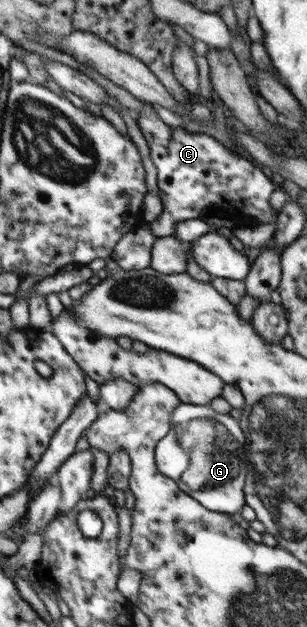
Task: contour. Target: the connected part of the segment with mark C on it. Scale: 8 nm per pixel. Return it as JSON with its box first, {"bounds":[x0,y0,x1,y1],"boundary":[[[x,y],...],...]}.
{"bounds":[136,107,278,237],"boundary":[[[151,107],[145,108],[141,114],[136,115],[136,122],[138,122],[138,126],[147,141],[149,146],[149,152],[151,160],[154,162],[155,166],[157,167],[157,180],[158,180],[158,188],[160,192],[160,197],[163,203],[163,211],[162,213],[153,221],[149,222],[149,226],[151,227],[152,233],[156,237],[163,237],[163,236],[171,236],[176,233],[176,226],[183,222],[184,220],[193,220],[199,219],[202,216],[202,212],[204,210],[211,210],[212,212],[218,212],[218,216],[223,218],[228,218],[229,220],[233,220],[232,227],[243,227],[243,226],[252,226],[256,224],[269,224],[270,222],[274,222],[278,217],[278,212],[271,206],[270,198],[272,192],[275,190],[273,186],[272,180],[267,177],[261,169],[255,167],[251,161],[246,158],[241,157],[239,154],[235,154],[233,151],[230,151],[228,148],[223,146],[223,143],[216,138],[213,138],[211,135],[205,133],[189,133],[185,131],[182,127],[173,128],[168,126],[167,124],[161,121],[159,114],[155,111],[155,109]]]}

